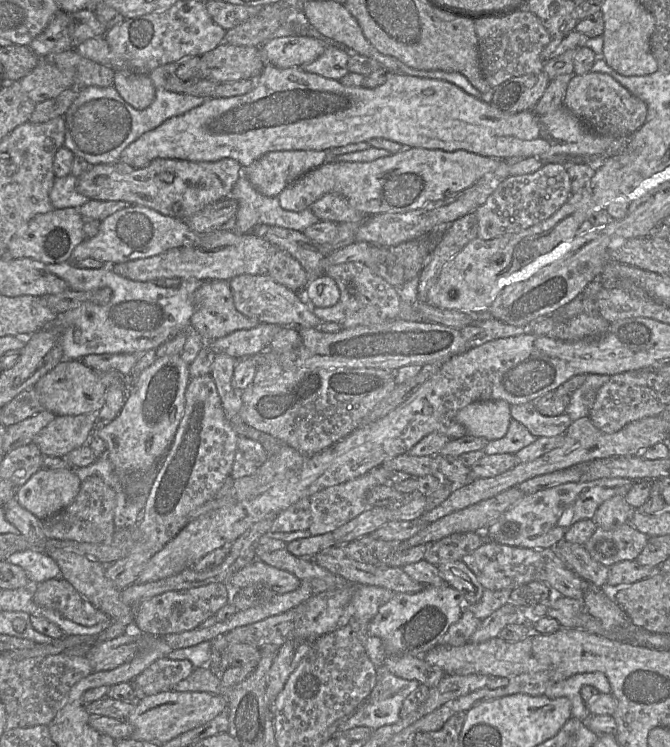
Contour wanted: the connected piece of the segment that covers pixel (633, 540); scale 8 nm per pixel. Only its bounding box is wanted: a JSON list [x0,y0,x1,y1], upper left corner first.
[583,524,648,567]

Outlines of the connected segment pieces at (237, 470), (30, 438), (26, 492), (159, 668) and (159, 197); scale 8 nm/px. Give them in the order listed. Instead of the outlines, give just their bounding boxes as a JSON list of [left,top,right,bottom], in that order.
[[230,436,267,481],[2,409,55,454],[15,468,82,520],[131,658,195,699],[76,158,243,220]]

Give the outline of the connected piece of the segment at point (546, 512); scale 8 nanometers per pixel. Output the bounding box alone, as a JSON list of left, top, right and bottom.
[484,478,635,549]

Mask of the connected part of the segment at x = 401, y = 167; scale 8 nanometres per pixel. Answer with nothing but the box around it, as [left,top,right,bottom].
[279,148,545,216]

